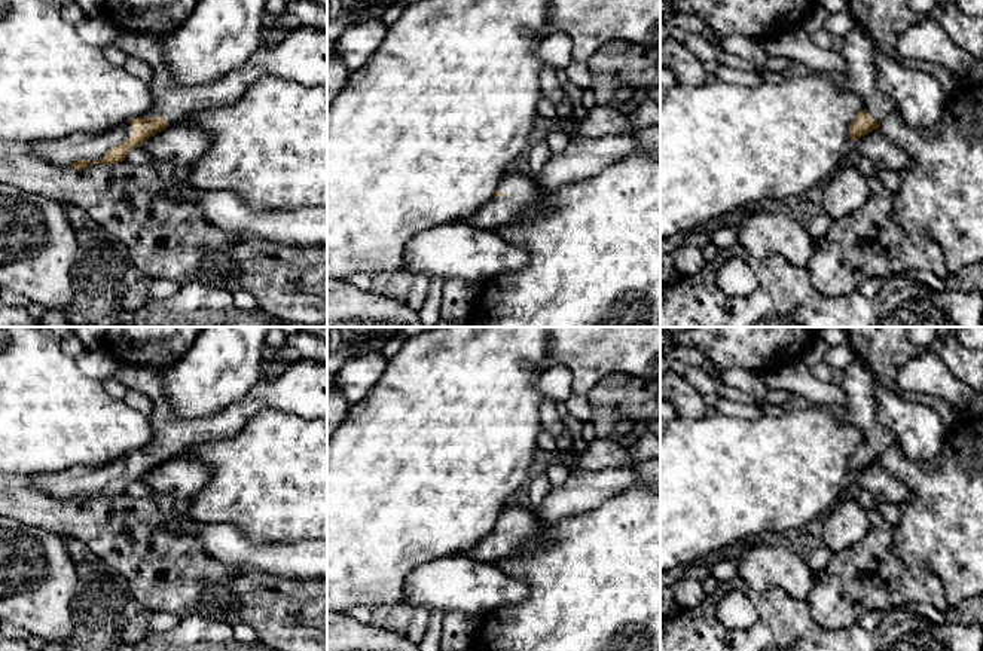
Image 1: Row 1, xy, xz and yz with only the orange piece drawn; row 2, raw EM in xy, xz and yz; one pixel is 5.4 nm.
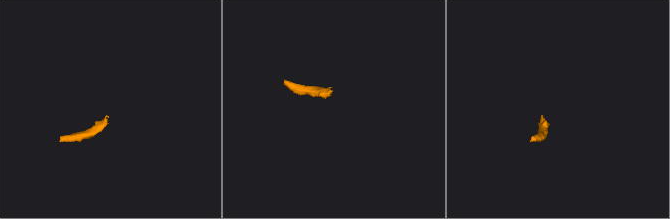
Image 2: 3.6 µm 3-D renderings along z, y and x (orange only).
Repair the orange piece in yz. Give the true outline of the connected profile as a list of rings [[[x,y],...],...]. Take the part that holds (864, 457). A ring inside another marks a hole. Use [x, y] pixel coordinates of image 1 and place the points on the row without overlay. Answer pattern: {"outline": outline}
{"outline": [[[860,358],[843,370],[840,386],[846,394],[845,416],[864,433],[864,441],[849,459],[851,474],[879,461],[879,456],[897,441],[889,428],[876,422],[874,379],[870,367]]]}

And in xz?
{"outline": [[[504,505],[494,531],[474,547],[461,550],[461,554],[480,562],[495,562],[520,550],[547,547],[544,540],[547,528],[540,522],[535,507],[520,508]]]}

